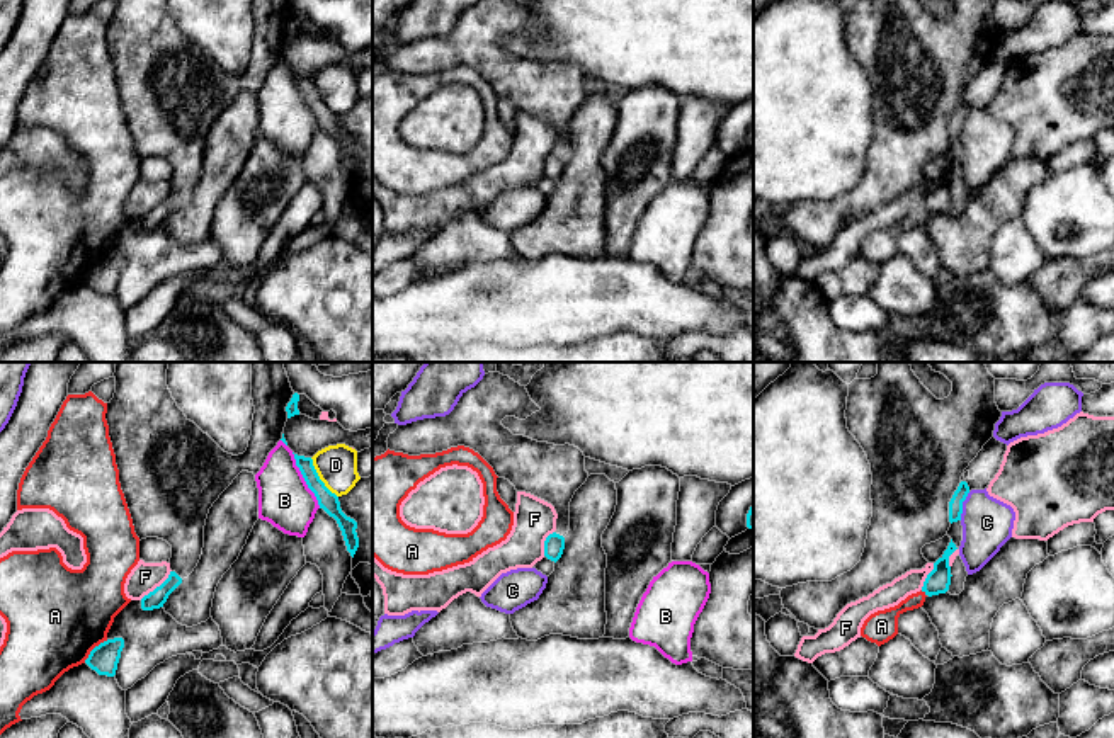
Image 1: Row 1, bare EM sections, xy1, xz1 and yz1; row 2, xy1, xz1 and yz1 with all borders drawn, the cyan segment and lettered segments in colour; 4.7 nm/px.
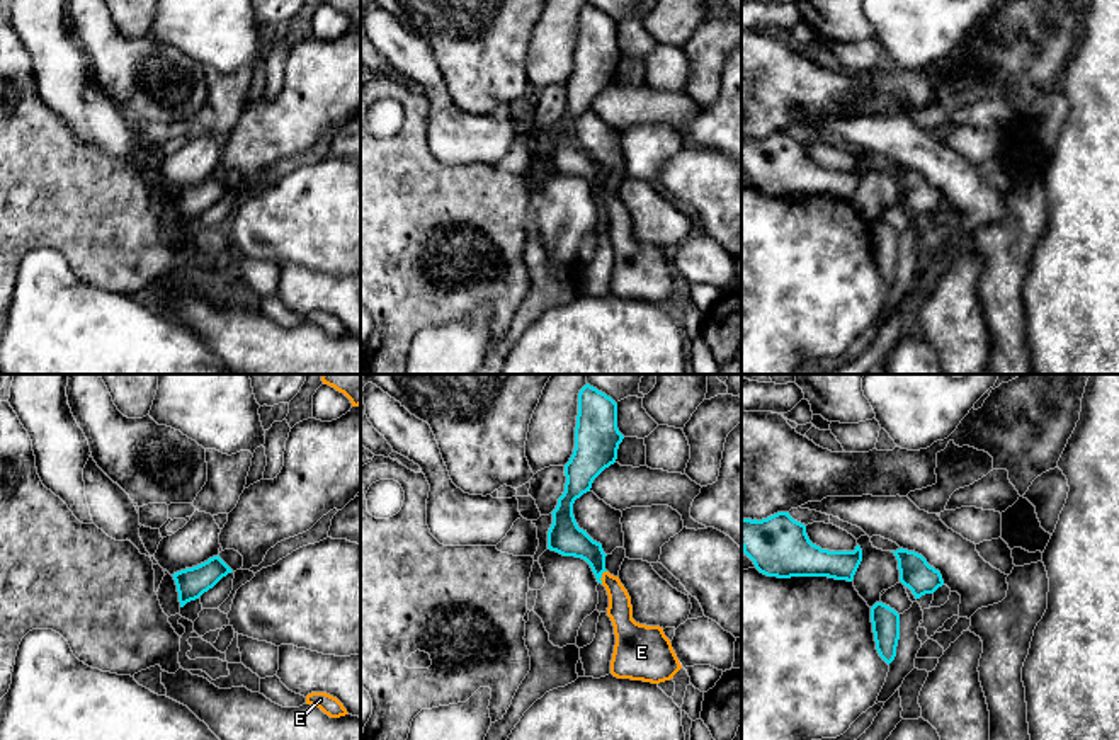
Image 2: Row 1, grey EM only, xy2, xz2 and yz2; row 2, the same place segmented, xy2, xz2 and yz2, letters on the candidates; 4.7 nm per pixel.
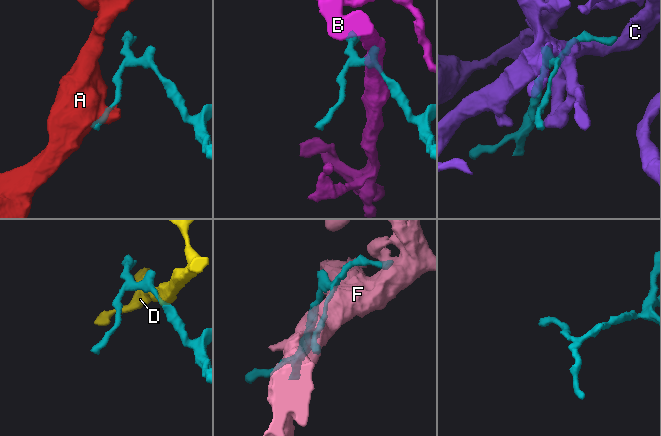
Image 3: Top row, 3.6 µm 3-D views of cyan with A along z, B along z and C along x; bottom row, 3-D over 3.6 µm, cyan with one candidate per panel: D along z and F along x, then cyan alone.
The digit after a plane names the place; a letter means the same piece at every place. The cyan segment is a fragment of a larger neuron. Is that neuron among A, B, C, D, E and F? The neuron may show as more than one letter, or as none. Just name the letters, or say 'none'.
E

